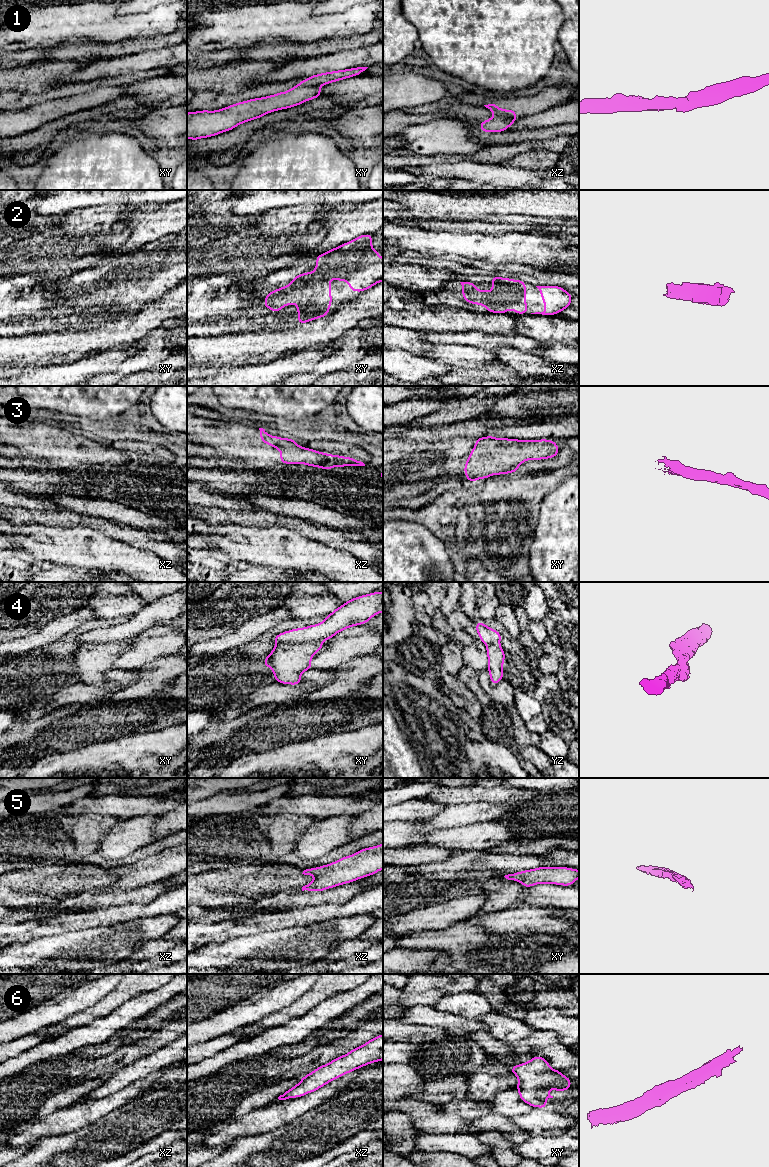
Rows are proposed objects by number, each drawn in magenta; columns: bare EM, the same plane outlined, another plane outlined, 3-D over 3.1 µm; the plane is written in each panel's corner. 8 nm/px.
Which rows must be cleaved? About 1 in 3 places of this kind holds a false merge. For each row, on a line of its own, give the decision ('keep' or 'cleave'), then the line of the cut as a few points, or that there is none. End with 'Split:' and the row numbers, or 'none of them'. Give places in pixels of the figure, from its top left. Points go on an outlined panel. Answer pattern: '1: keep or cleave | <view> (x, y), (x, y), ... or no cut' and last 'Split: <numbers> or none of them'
1: cleave | xy (319, 85), (296, 86)
2: keep | no cut
3: keep | no cut
4: cleave | xy (317, 641), (277, 643)
5: keep | no cut
6: keep | no cut
Split: 1, 4

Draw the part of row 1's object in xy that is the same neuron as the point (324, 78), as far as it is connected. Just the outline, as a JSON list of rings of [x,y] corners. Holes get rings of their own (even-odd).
[[[355,67],[351,69],[316,74],[308,77],[306,80],[300,81],[300,83],[296,86],[320,86],[329,84],[332,82],[340,81],[342,79],[347,79],[350,77],[360,75],[367,68],[368,67]]]

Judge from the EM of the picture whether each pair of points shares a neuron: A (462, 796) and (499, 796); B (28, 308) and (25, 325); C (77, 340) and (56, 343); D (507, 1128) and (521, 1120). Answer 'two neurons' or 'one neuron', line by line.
A: one neuron
B: two neurons
C: one neuron
D: two neurons

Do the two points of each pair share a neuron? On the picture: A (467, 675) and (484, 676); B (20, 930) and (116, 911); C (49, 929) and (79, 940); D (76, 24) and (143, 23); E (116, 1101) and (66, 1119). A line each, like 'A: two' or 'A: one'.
A: two
B: one
C: two
D: one
E: one

